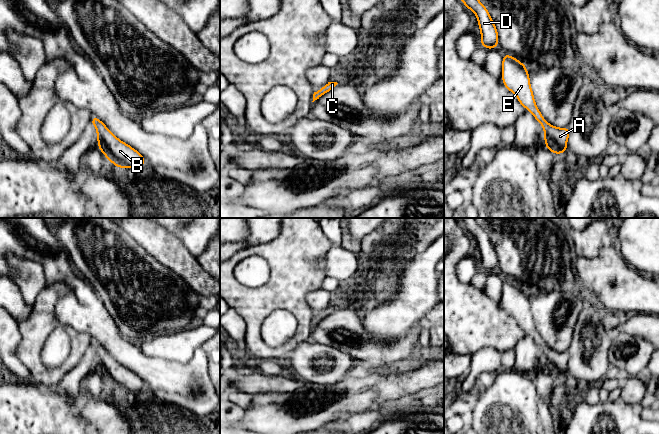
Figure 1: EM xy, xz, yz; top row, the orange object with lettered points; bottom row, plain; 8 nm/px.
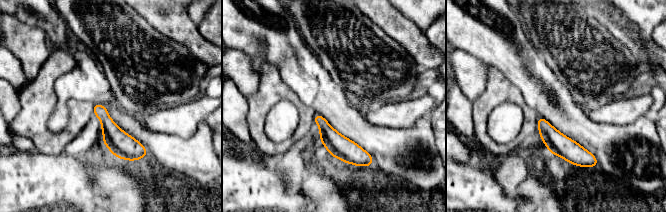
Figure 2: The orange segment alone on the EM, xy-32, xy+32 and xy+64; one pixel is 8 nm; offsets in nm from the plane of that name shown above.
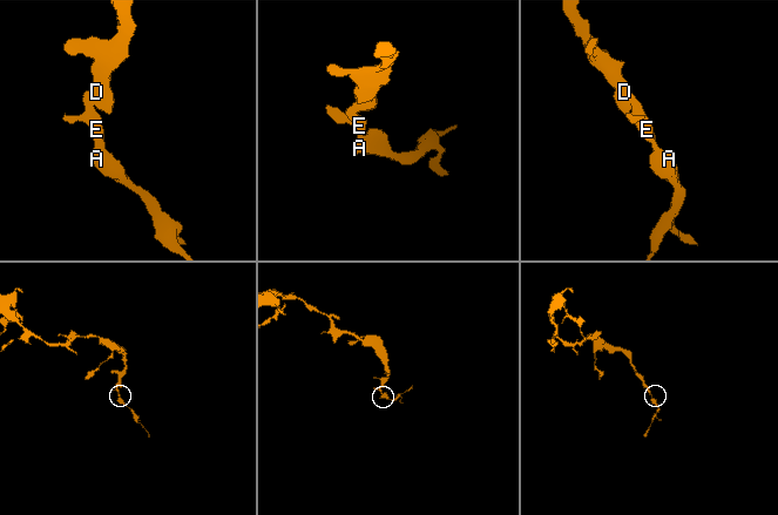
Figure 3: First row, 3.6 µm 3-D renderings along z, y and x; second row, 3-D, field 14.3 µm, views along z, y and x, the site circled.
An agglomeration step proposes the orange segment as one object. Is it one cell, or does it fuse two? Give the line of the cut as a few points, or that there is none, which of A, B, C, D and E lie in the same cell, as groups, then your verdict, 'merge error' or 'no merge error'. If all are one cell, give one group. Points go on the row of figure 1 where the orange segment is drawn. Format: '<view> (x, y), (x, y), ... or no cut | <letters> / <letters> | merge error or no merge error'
no cut | A B C D E | no merge error

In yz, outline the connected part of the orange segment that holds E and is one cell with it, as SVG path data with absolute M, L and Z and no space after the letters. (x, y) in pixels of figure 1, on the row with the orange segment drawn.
M503 54L502 81L504 86L513 92L519 103L529 110L544 129L546 148L554 154L562 154L567 150L569 128L557 128L550 125L536 106L530 78L526 66L513 56Z

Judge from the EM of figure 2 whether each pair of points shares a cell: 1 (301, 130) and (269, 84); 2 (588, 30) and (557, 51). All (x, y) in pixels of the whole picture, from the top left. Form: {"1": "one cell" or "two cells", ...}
{"1": "one cell", "2": "one cell"}

